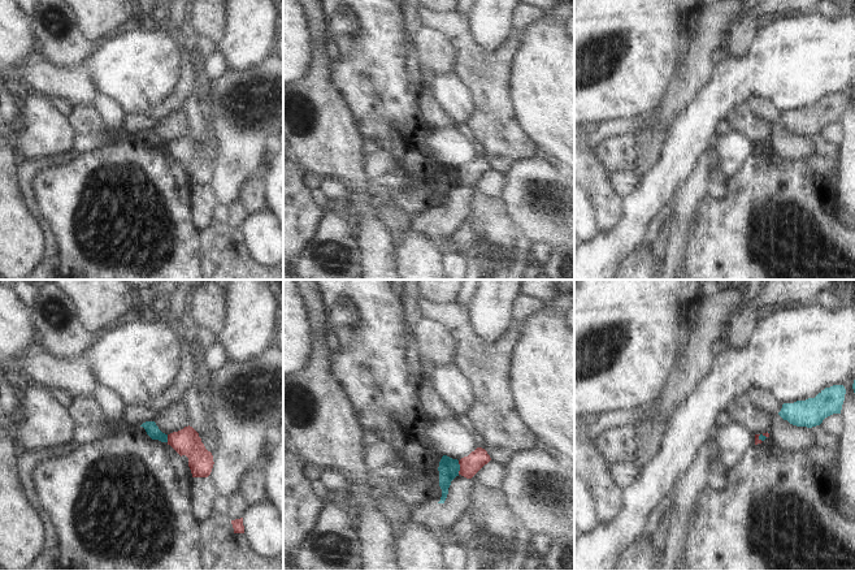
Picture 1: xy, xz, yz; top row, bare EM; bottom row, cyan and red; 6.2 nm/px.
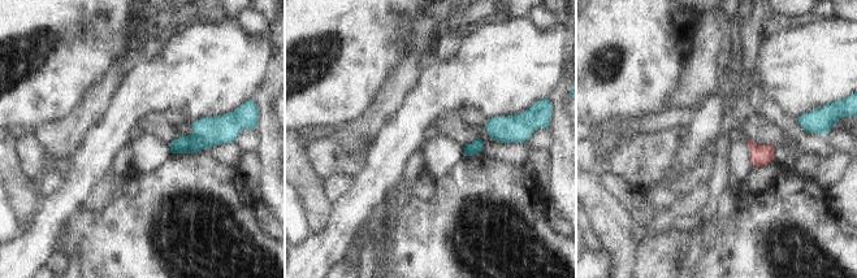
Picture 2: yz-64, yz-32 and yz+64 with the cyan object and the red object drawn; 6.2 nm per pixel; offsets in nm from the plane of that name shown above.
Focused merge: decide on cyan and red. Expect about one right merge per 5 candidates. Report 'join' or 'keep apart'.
keep apart

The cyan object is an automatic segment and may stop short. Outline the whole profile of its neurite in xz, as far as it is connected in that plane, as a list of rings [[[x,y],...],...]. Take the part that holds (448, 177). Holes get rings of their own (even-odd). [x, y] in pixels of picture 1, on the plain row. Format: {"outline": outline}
{"outline": [[[443,164],[440,170],[439,170],[439,195],[442,198],[442,206],[438,212],[444,212],[447,203],[448,203],[448,196],[451,194],[451,190],[459,185],[460,179],[460,173],[457,168],[452,168],[447,164]]]}

